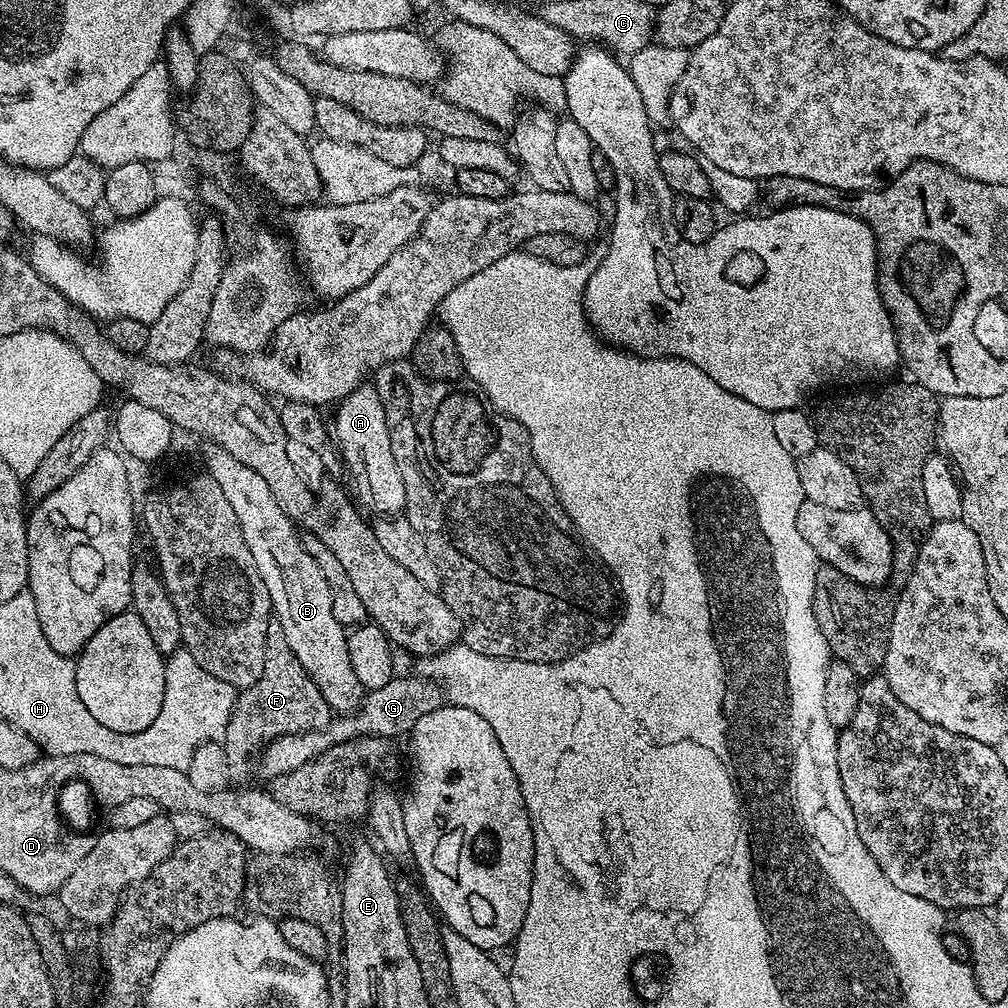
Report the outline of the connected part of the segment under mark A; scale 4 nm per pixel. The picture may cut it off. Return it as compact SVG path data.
M361 383L359 388L353 390L349 396L335 405L336 430L334 426L334 443L339 449L340 459L347 475L352 475L356 483L356 492L360 495L359 503L372 512L380 512L381 517L392 518L404 512L406 502L406 486L402 482L402 474L398 470L398 462L394 462L394 450L390 450L390 430L386 426L386 410L382 406L382 398L378 390L371 383Z

